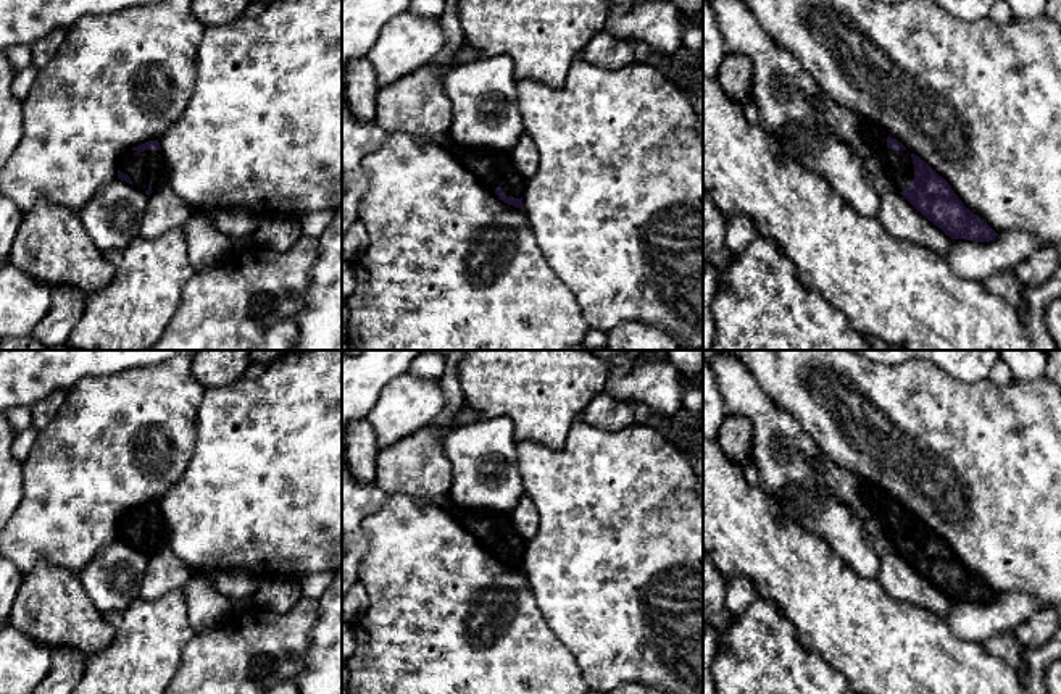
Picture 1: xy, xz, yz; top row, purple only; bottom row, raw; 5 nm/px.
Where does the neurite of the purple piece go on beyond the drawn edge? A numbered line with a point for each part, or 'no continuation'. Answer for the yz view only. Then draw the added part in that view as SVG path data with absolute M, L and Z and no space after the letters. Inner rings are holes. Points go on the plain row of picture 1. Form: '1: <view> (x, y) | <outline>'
1: yz (898, 525) | M866 483L864 491L868 494L874 513L880 518L888 539L893 542L897 552L903 554L914 541L914 526L911 513L908 510L888 510L888 495L884 494L876 484Z

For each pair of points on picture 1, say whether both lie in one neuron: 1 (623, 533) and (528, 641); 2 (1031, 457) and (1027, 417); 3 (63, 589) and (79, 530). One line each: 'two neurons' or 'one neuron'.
1: two neurons
2: one neuron
3: two neurons

